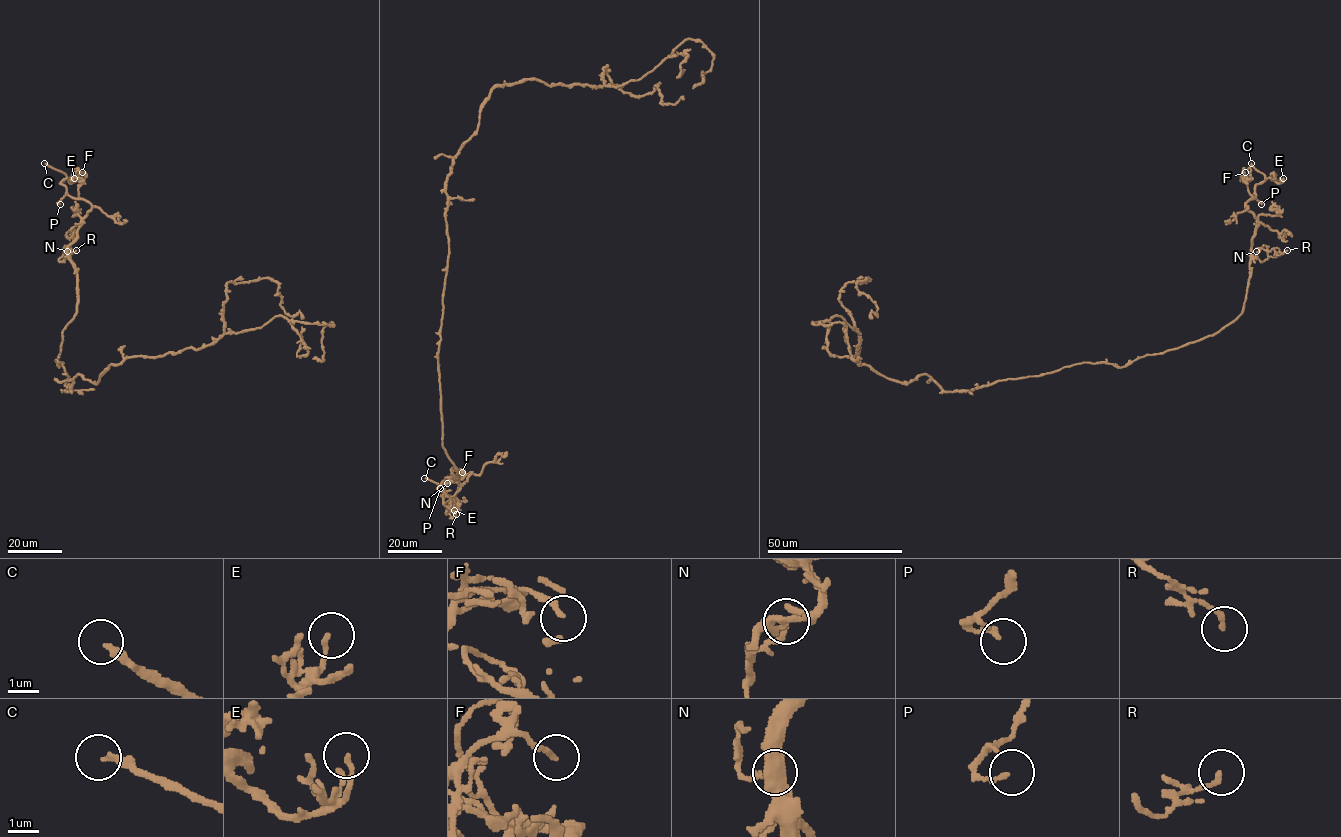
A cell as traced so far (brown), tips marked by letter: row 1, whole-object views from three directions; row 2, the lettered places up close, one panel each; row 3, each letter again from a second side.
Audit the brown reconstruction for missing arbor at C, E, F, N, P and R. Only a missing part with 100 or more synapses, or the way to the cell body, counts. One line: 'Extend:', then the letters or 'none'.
Extend: C

